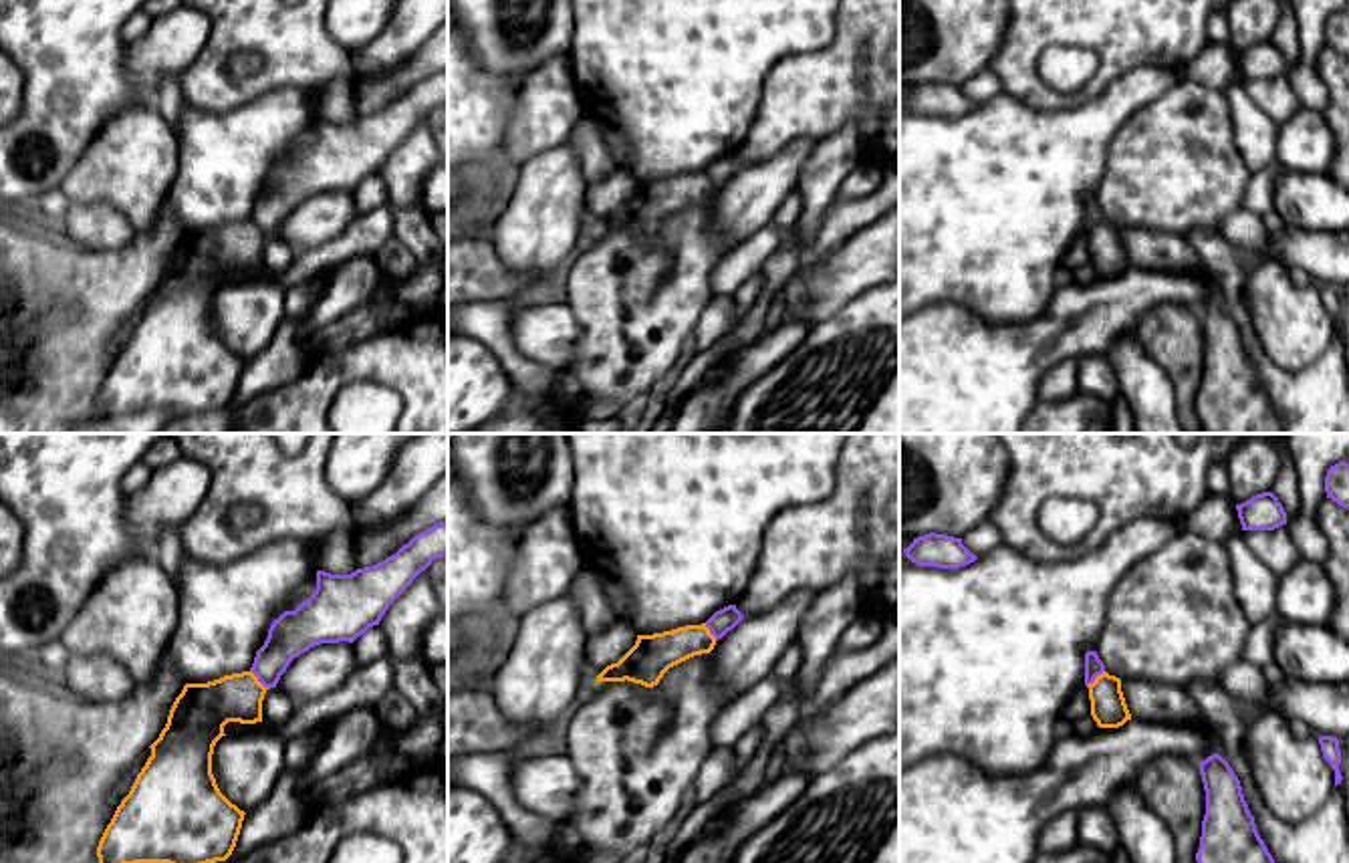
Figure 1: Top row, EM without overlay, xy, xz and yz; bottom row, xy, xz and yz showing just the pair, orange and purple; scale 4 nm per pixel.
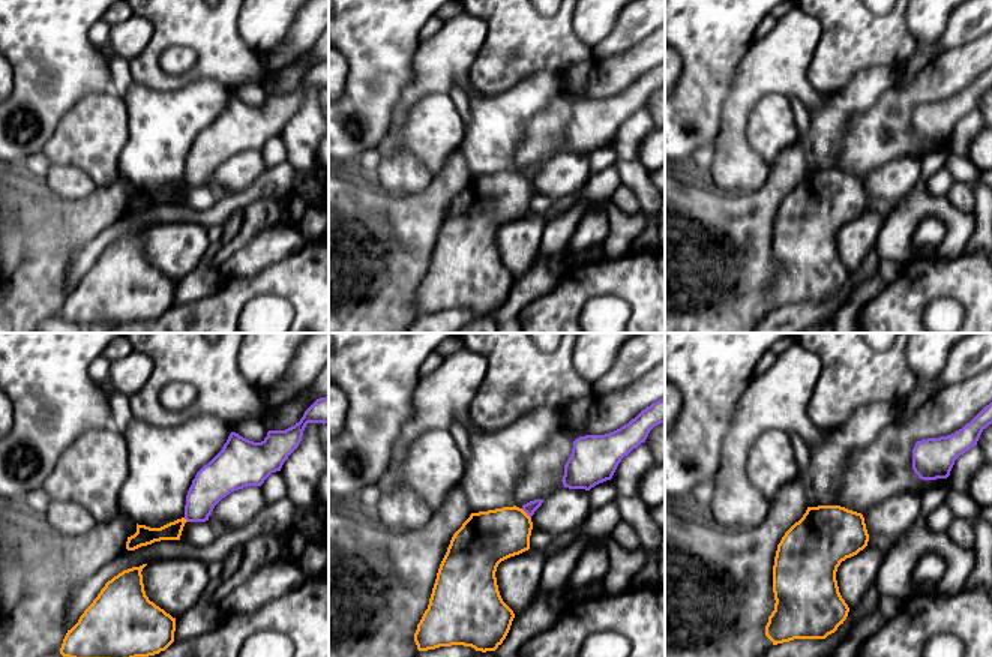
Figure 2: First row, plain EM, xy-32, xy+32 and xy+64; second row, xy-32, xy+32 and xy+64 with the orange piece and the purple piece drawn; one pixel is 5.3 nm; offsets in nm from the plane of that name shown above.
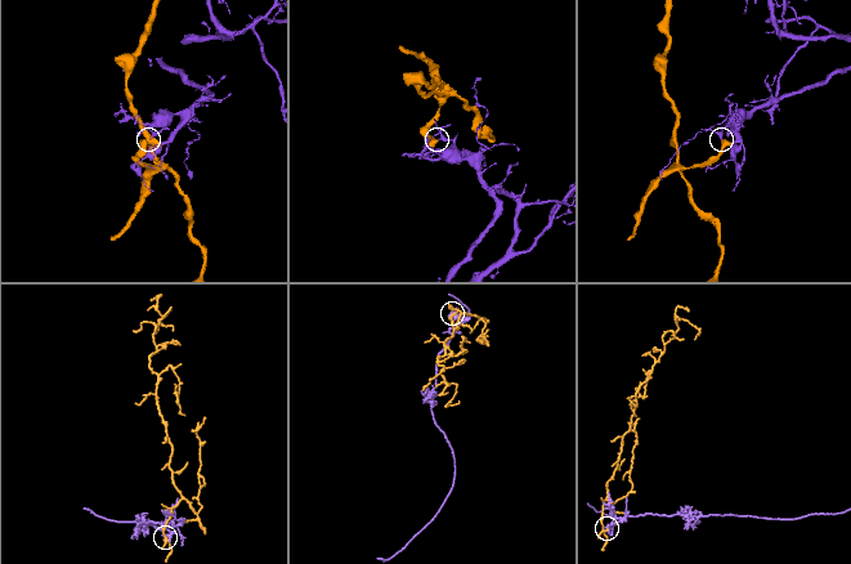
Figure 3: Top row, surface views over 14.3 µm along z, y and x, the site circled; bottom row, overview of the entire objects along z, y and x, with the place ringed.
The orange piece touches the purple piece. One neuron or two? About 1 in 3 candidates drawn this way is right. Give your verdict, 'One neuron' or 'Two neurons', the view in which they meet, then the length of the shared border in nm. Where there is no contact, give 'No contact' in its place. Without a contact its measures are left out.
Two neurons. Touches orange in xy. Shared border 110 nm

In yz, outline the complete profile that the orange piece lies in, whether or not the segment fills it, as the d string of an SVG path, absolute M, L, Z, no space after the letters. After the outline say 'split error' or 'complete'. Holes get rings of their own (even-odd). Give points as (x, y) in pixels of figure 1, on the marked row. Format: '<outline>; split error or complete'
M1103 671L1087 688L1091 700L1091 716L1099 728L1119 728L1131 720L1119 677Z; complete

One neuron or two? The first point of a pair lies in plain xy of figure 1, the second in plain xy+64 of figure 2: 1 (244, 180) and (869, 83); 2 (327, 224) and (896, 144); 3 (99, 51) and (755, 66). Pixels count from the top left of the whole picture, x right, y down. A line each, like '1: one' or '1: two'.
1: one
2: two
3: two

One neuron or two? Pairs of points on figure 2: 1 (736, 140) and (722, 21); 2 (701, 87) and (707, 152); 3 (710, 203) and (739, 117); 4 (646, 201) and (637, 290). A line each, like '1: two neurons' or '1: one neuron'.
1: two neurons
2: two neurons
3: two neurons
4: two neurons

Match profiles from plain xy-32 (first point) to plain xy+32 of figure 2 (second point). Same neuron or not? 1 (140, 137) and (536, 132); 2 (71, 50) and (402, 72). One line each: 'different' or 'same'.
1: different
2: same

